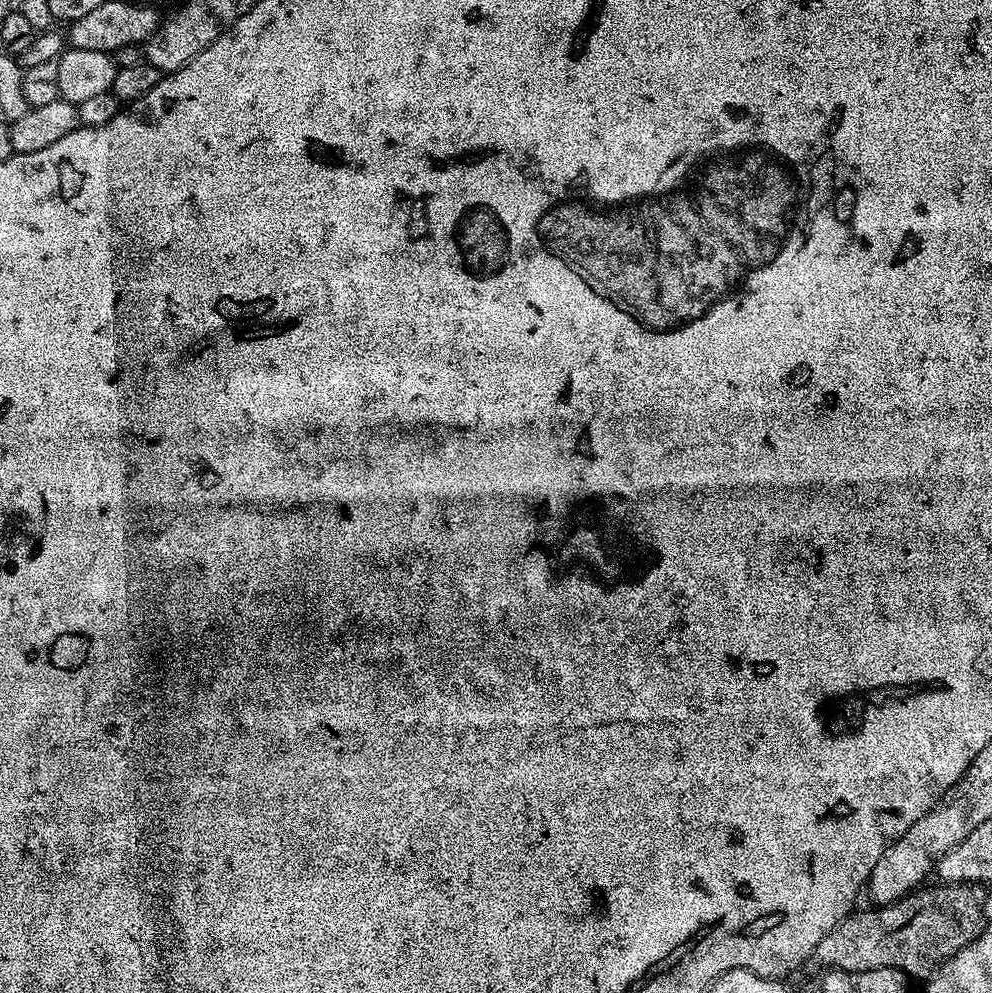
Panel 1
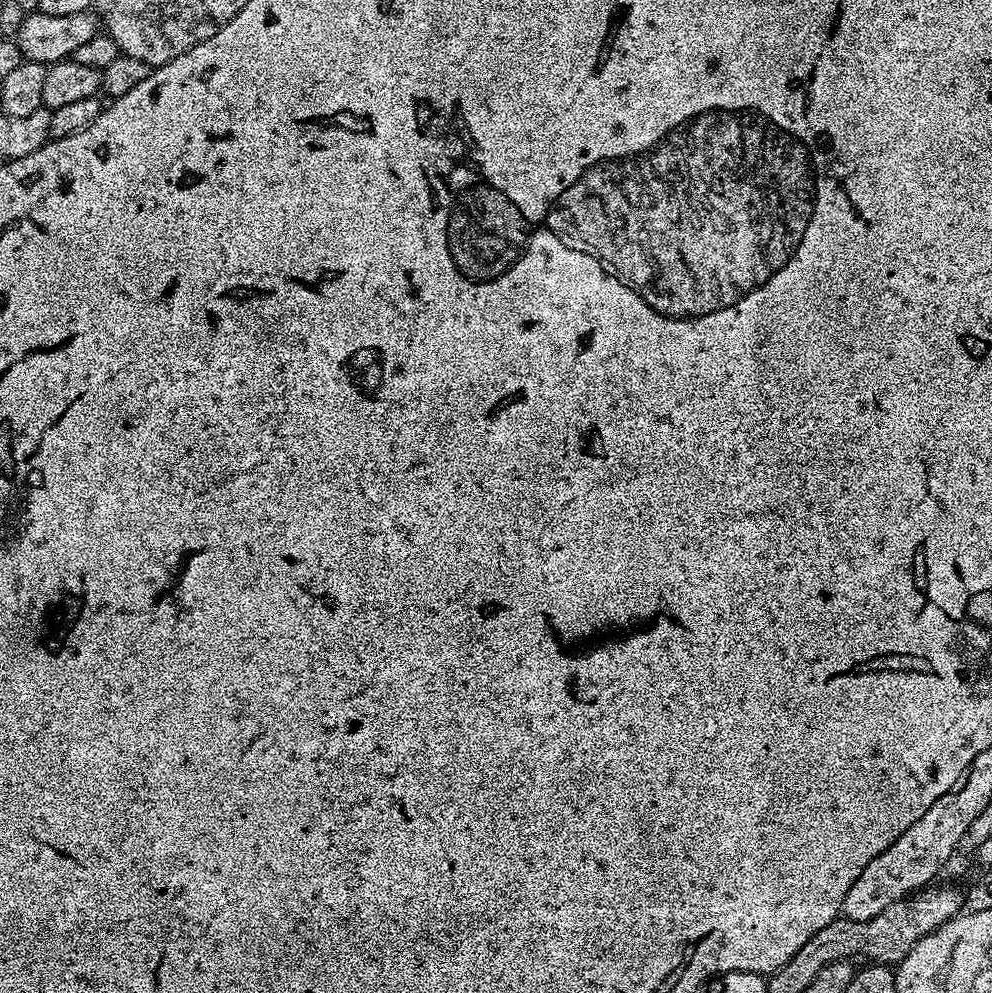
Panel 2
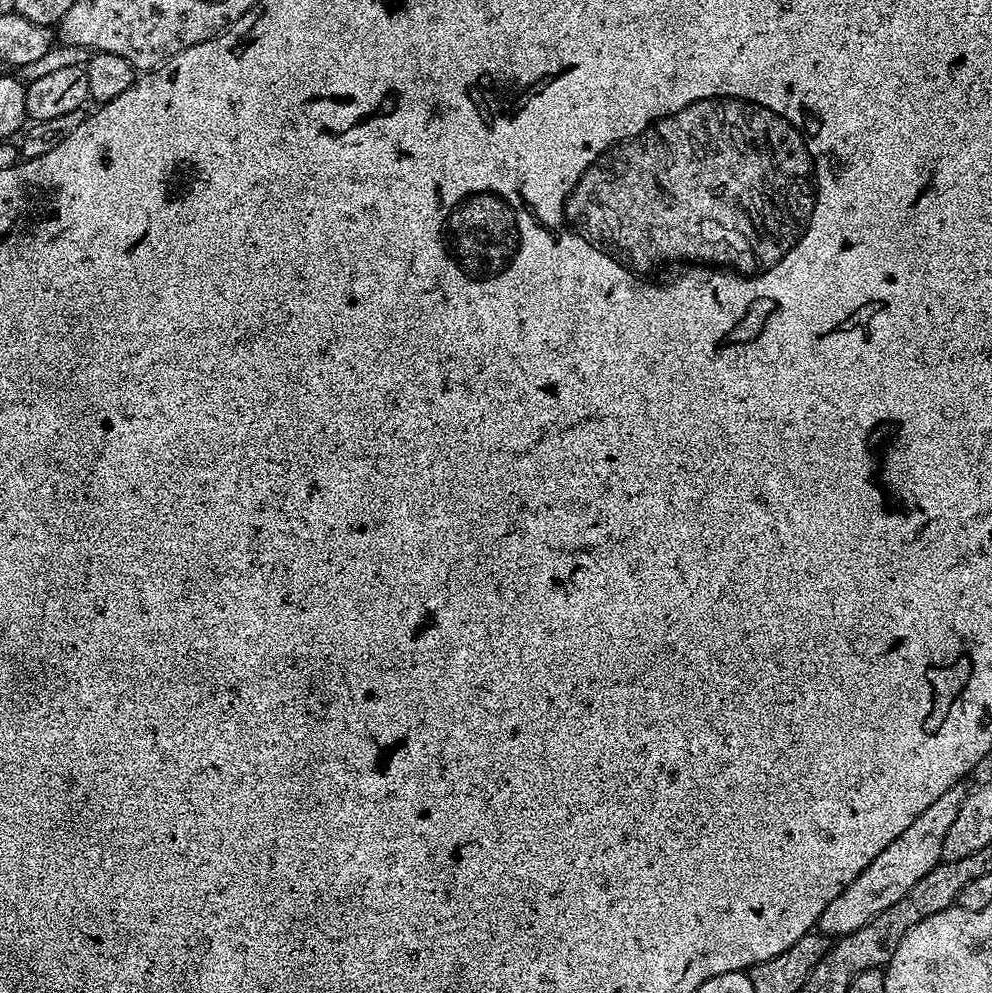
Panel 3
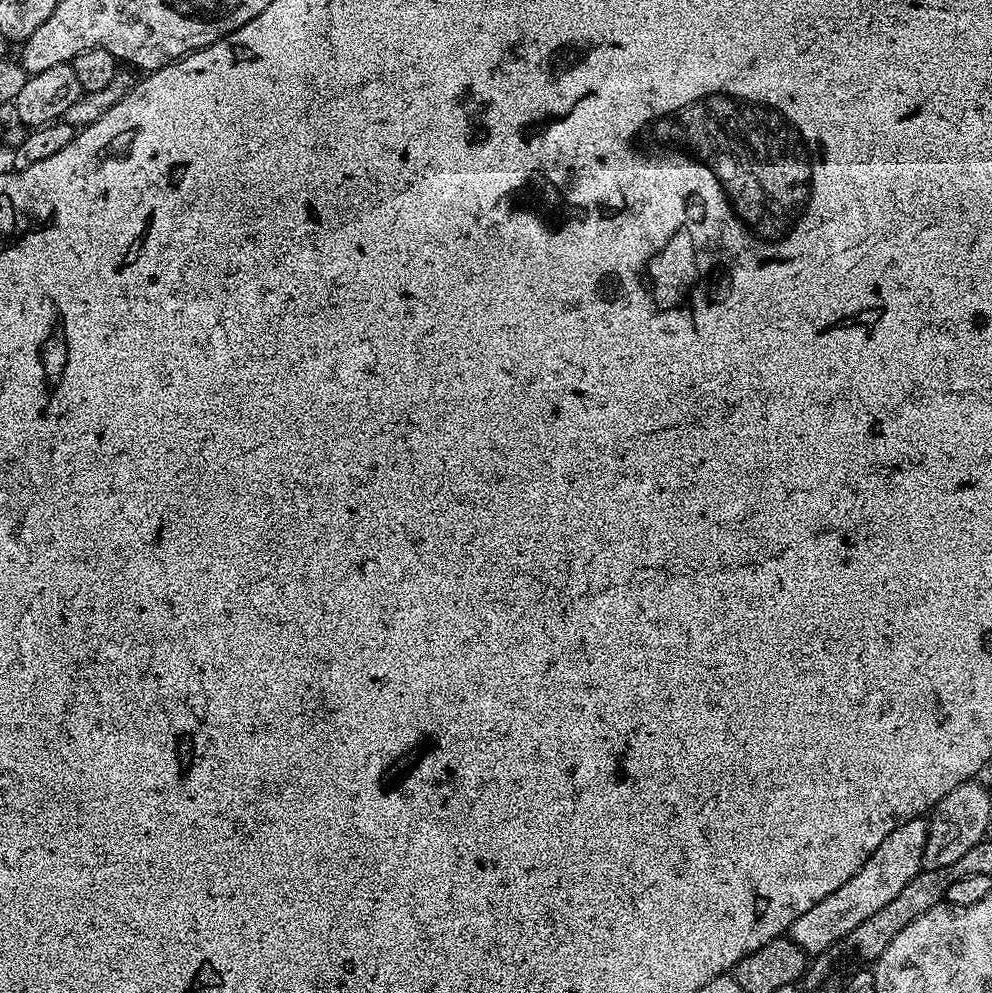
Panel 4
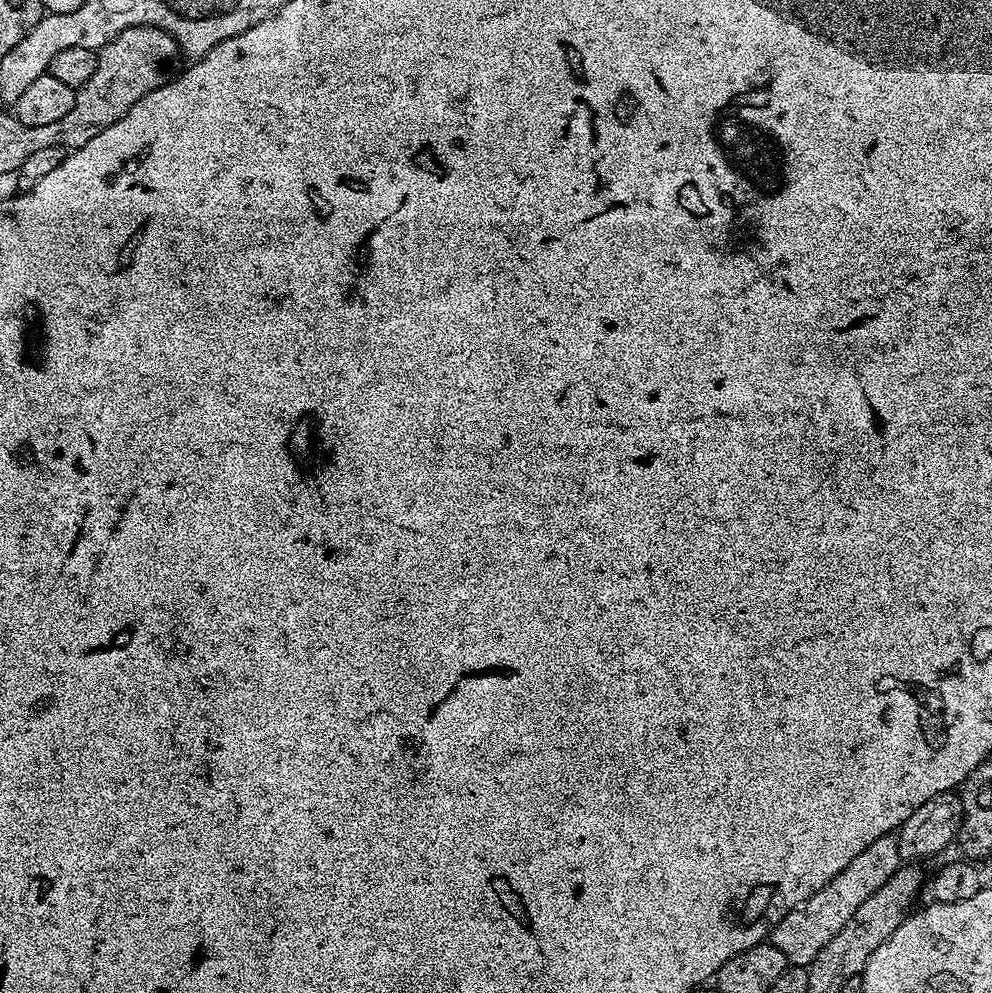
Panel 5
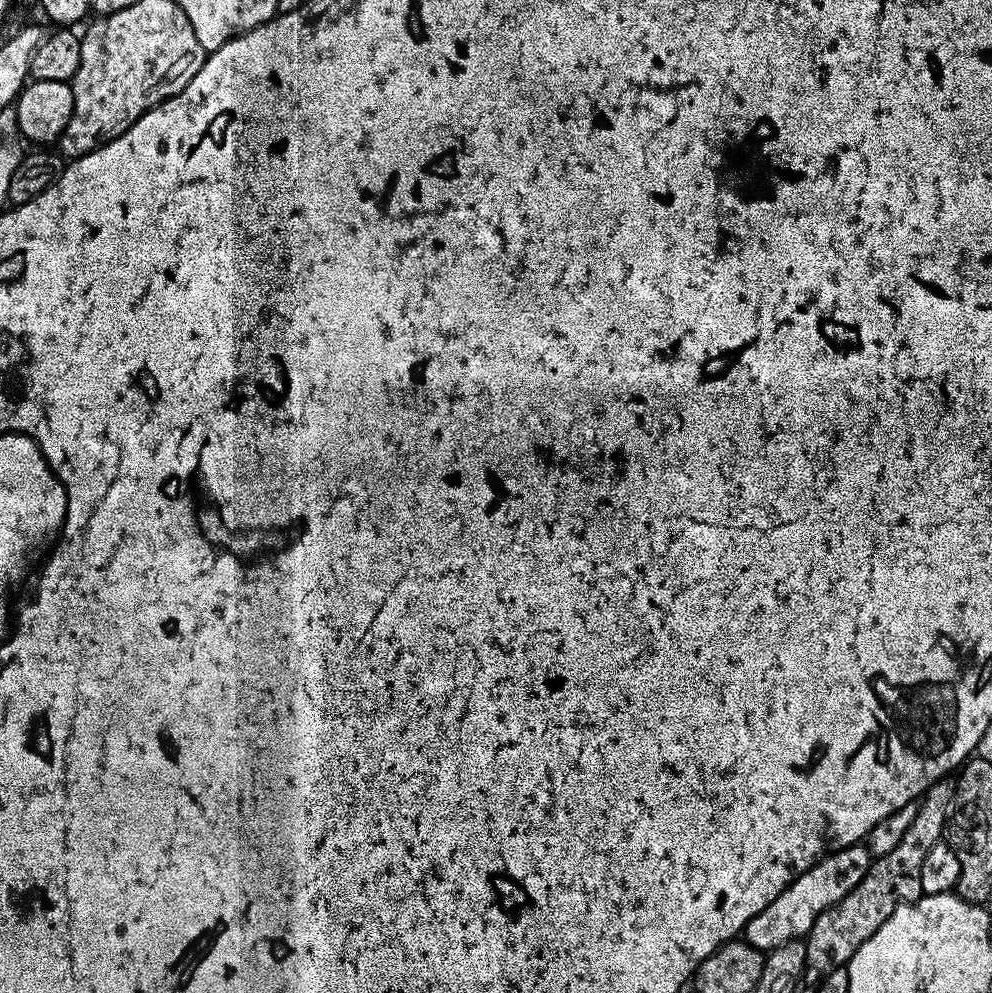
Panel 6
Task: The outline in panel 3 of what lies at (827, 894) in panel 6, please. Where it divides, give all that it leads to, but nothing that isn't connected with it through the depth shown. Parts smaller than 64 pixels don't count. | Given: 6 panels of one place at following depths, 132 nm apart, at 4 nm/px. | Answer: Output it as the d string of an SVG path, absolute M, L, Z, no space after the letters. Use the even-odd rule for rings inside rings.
M963 783L955 784L927 810L922 810L912 825L906 826L906 830L902 830L902 834L898 834L898 838L894 838L894 842L890 842L890 846L886 846L886 850L882 850L882 854L878 854L878 858L874 858L874 862L862 870L862 874L858 874L858 878L854 878L854 882L850 882L850 886L846 886L846 890L838 894L838 898L834 898L826 910L822 910L818 928L823 935L839 938L866 926L870 918L894 906L894 902L898 902L898 898L902 898L902 894L906 894L906 890L910 890L910 886L914 886L922 874L930 874L932 867L941 863L942 842L962 806L966 795L964 787Z

